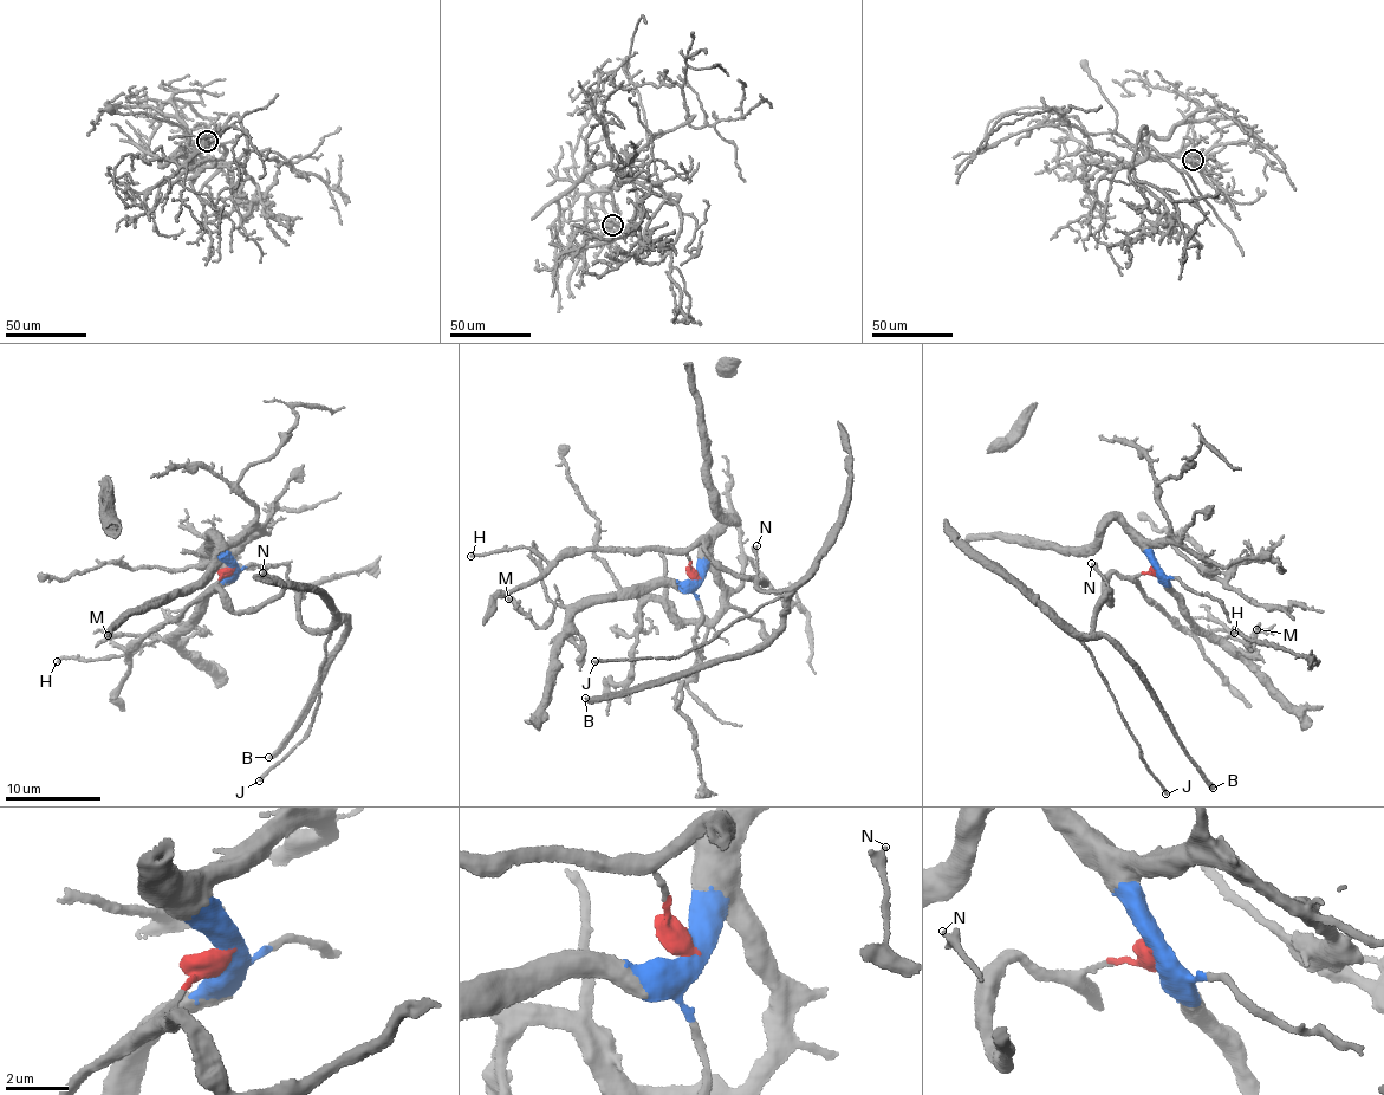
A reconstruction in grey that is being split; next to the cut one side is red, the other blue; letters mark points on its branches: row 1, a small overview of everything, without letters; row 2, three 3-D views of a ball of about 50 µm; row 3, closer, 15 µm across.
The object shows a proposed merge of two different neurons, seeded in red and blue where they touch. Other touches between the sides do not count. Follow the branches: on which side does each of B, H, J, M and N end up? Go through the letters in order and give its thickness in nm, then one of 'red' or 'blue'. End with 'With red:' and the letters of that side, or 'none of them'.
B: 380 nm thick; red
H: 200 nm thick; red
J: 200 nm thick; red
M: 150 nm thick; blue
N: 300 nm thick; red
With red: B, H, J, N

